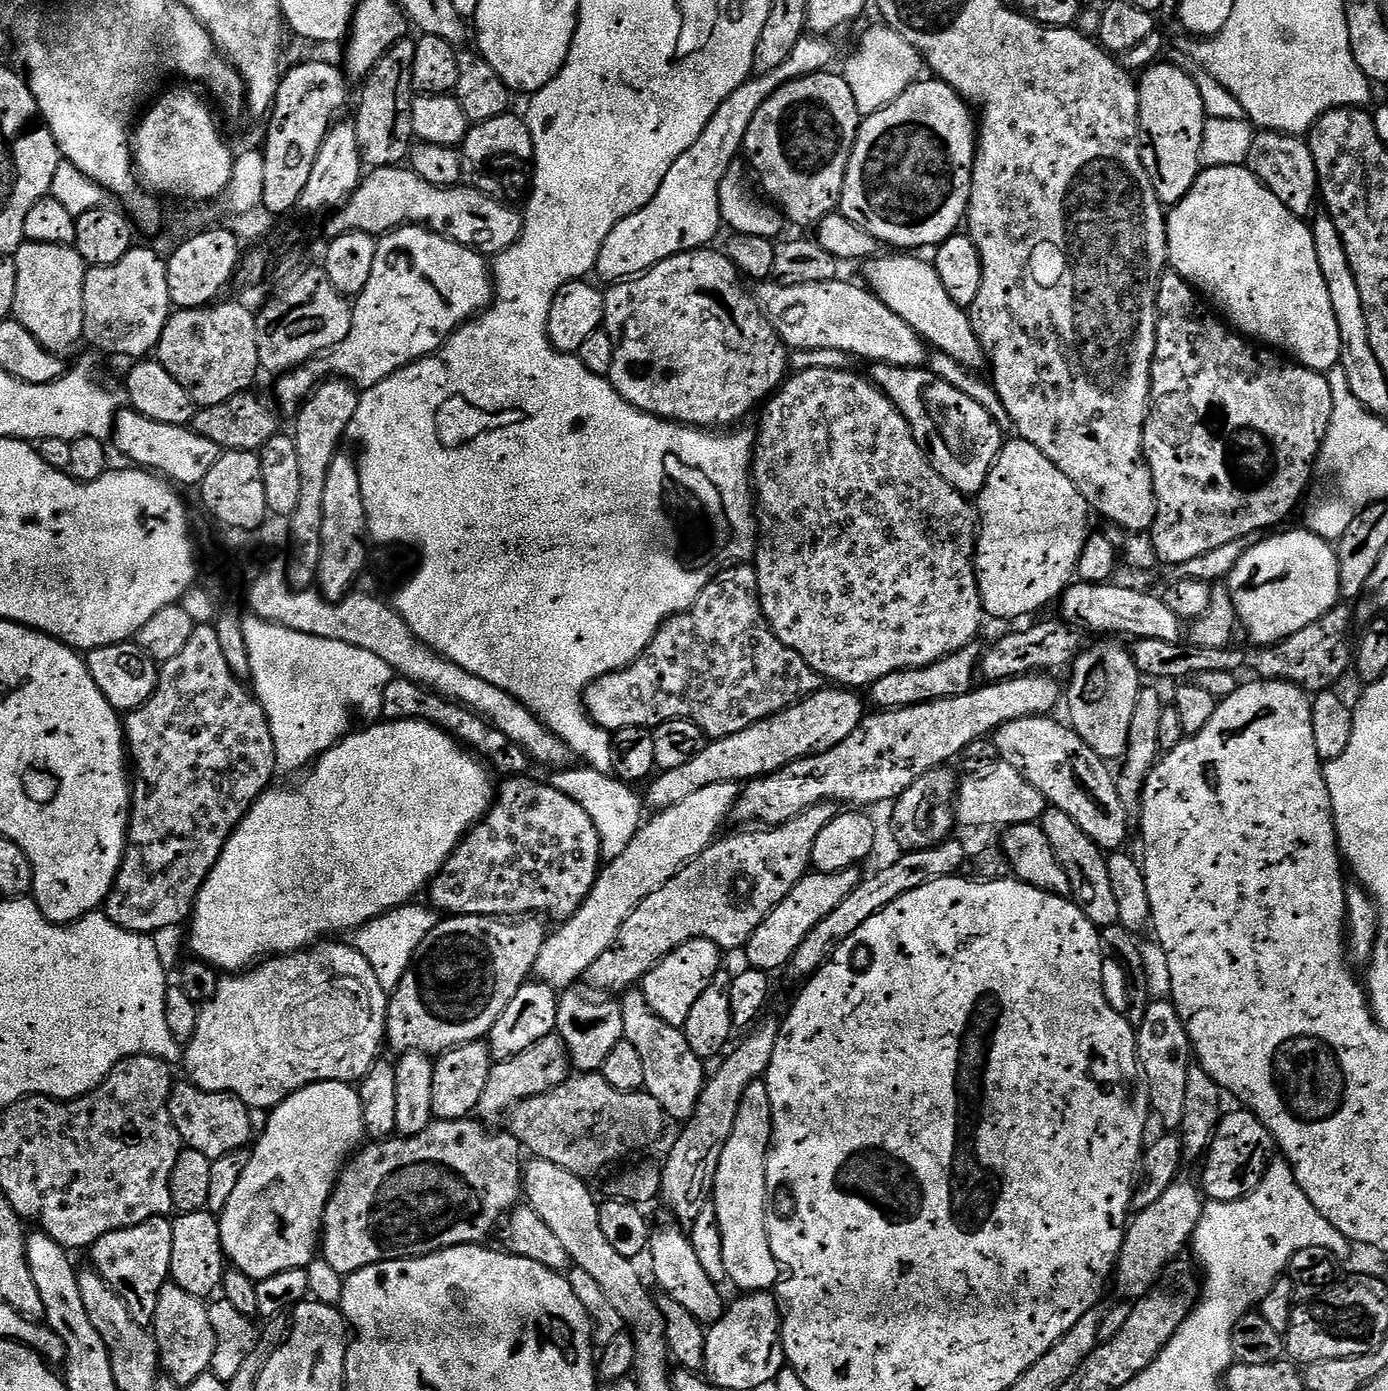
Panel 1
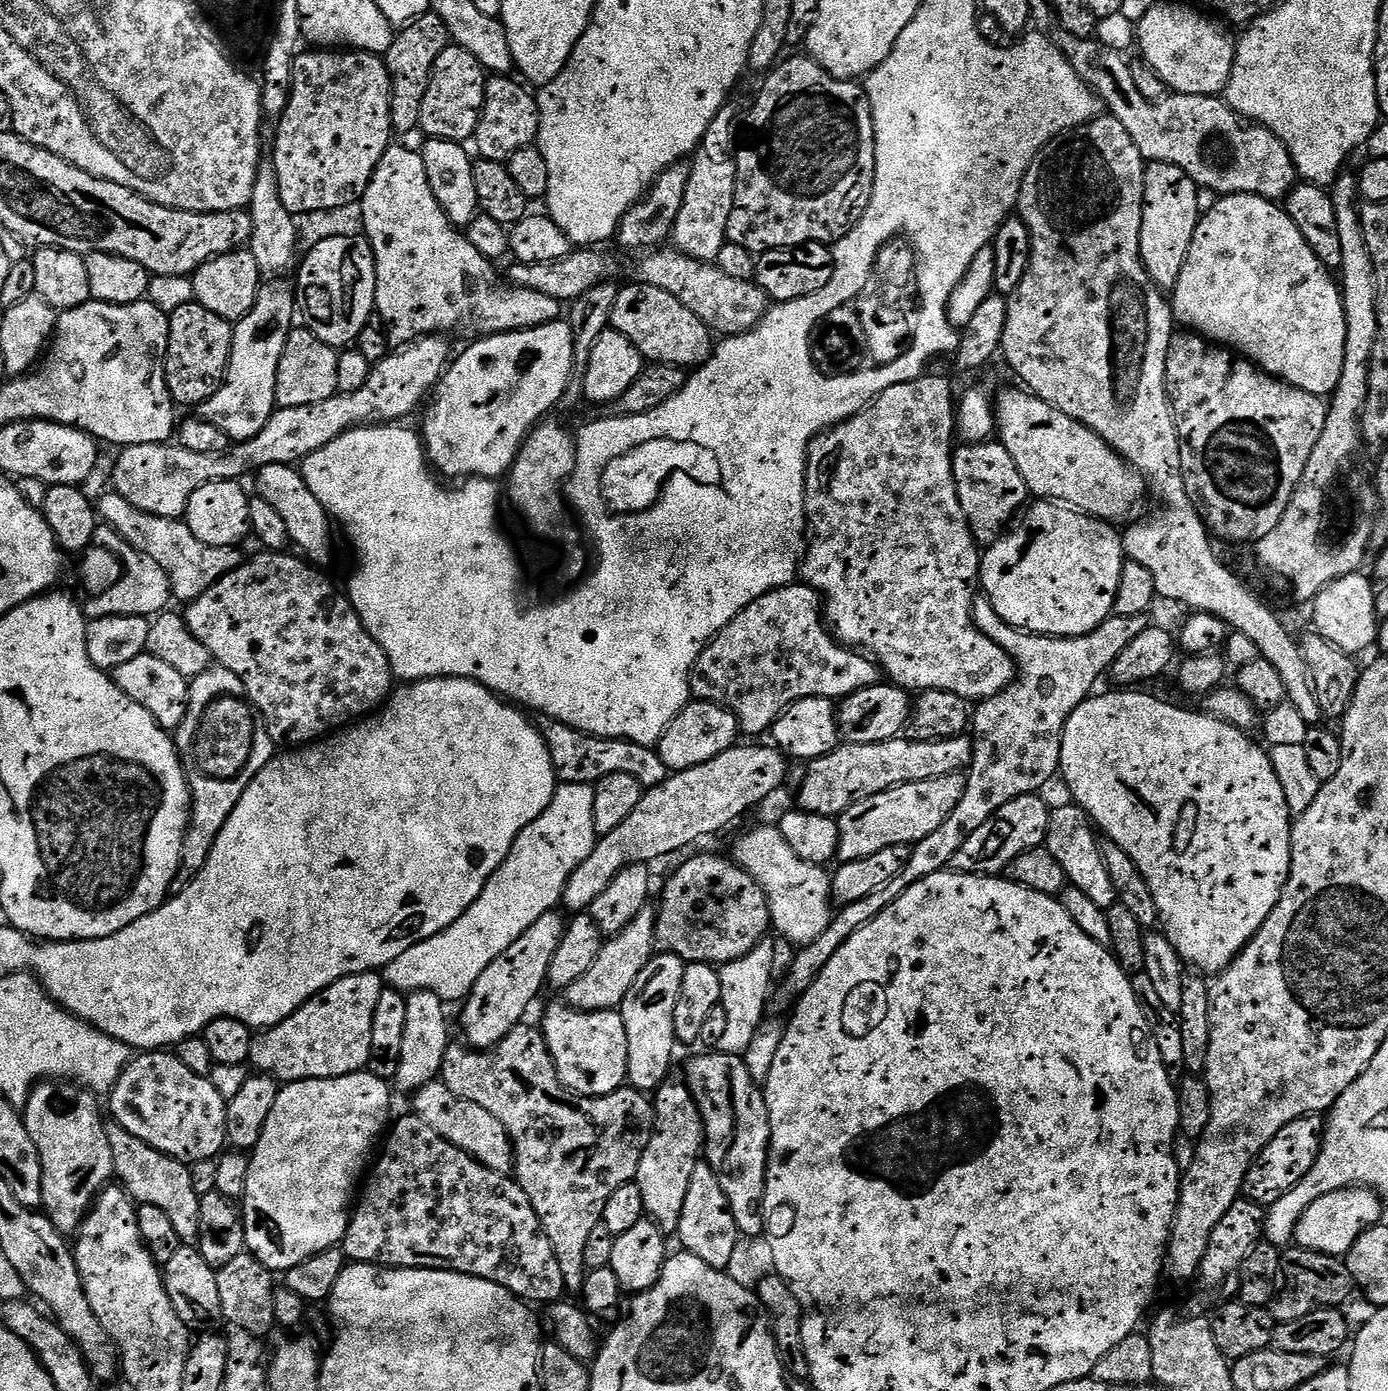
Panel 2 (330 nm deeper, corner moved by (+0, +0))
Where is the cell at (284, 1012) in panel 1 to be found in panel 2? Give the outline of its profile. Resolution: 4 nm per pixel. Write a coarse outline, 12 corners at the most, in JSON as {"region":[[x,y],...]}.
{"region":[[379,971],[342,978],[252,1041],[277,1082],[365,1071]]}

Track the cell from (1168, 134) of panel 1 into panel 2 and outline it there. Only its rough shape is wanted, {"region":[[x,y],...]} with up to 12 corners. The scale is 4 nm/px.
{"region":[[1145,167],[1140,253],[1175,289],[1201,217],[1196,183]]}

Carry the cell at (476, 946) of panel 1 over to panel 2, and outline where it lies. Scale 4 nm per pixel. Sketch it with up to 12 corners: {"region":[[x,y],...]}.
{"region":[[737,743],[647,789],[570,874],[587,913],[626,866],[712,836],[774,795],[789,761]]}

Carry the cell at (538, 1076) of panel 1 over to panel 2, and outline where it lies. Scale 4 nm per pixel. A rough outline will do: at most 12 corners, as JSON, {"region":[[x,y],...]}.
{"region":[[655,907],[605,939],[563,989],[579,1012],[619,1009],[657,955]]}

